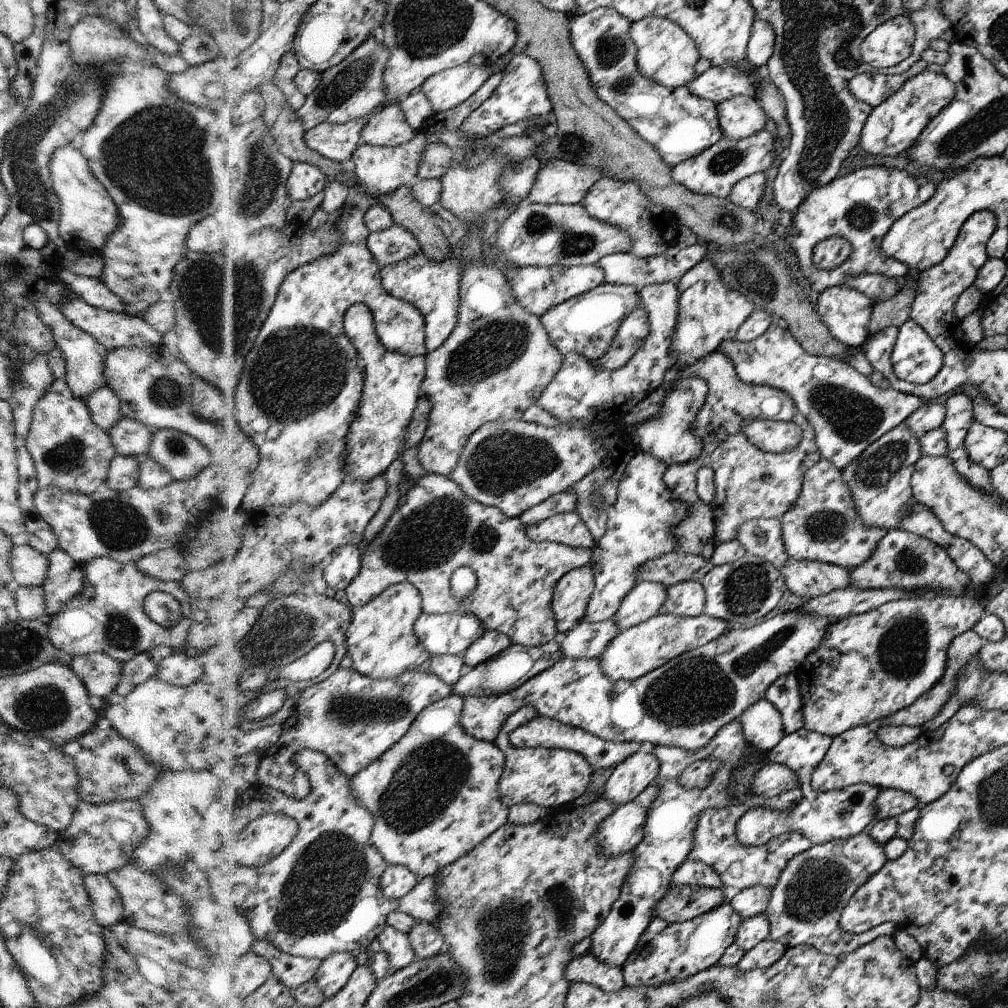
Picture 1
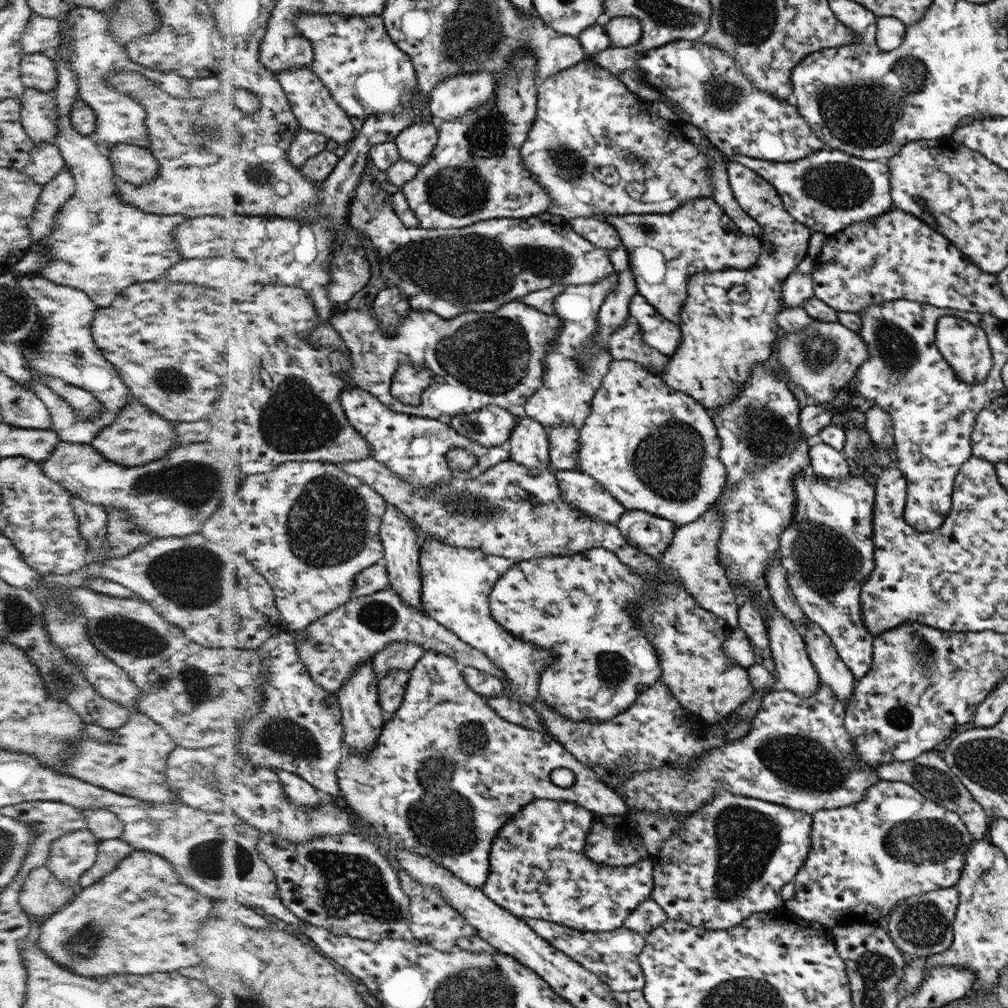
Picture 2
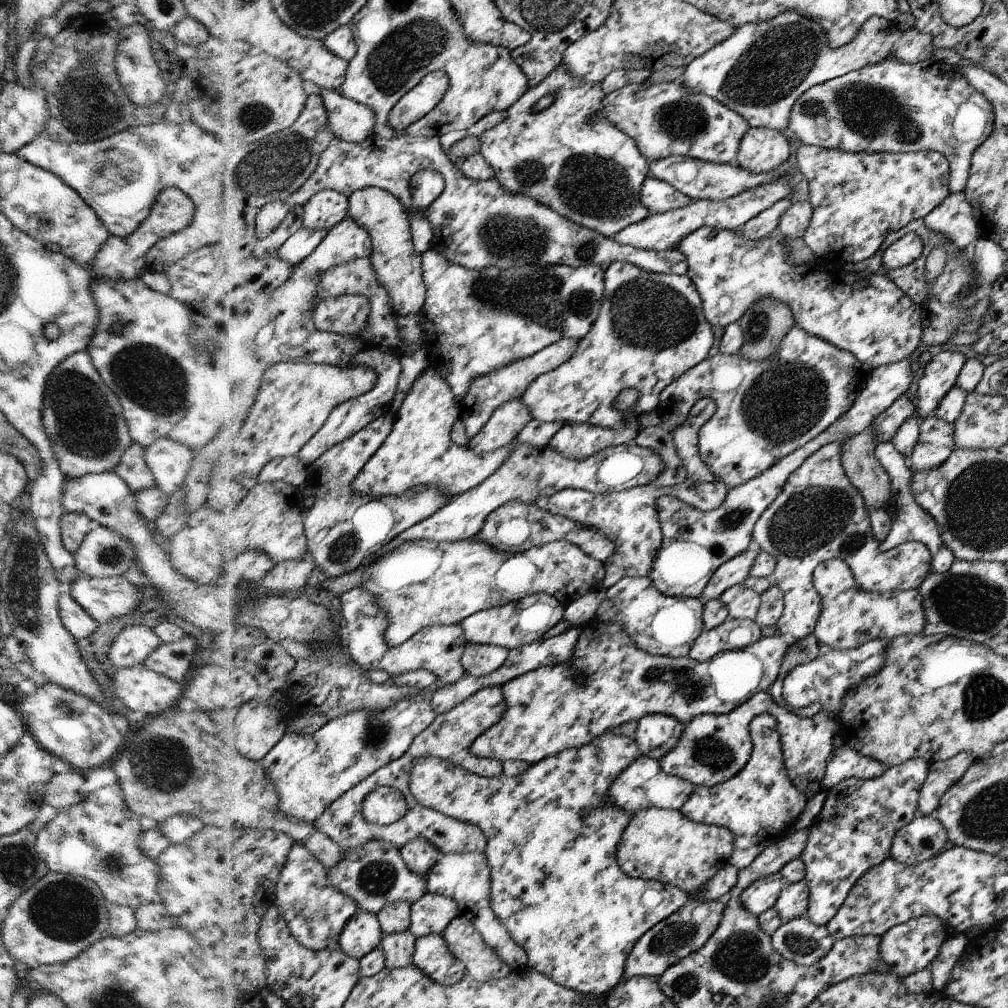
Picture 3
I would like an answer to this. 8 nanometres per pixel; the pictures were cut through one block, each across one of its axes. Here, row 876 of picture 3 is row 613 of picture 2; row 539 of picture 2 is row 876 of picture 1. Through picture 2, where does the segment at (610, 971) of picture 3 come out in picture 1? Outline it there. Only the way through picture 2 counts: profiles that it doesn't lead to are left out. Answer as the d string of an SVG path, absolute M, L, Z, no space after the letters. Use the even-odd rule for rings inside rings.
M690 859L684 860L682 866L675 872L672 882L676 886L686 887L694 885L722 890L722 894L728 898L728 901L739 892L738 889L724 886L722 877L711 865Z

